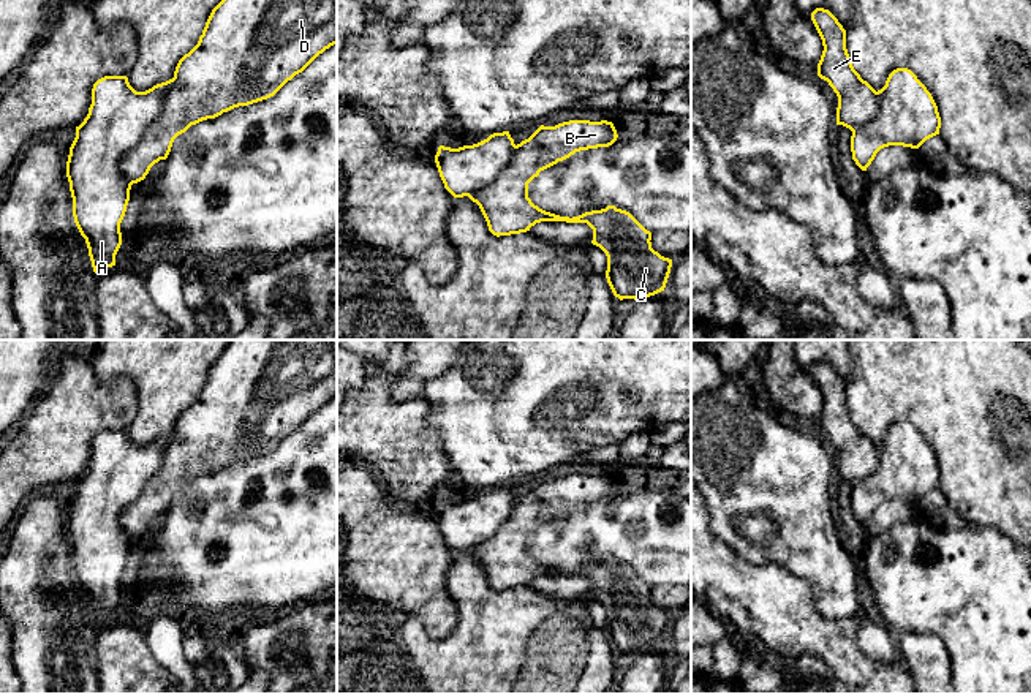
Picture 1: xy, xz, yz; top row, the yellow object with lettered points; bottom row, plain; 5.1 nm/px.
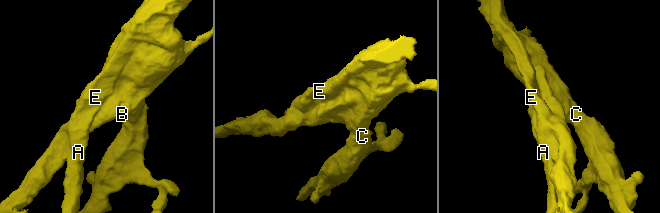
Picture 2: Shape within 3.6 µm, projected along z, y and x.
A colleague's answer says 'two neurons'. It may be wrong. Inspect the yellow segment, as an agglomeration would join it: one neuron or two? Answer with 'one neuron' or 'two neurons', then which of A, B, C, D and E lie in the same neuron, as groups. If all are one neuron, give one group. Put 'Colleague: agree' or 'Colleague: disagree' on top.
Colleague: agree
two neurons; A E / B C D

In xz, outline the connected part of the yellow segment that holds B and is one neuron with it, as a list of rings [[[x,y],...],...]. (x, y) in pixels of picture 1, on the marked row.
[[[607,120],[541,125],[514,147],[503,172],[468,198],[479,206],[497,237],[527,232],[541,221],[587,223],[593,229],[591,243],[607,256],[606,278],[614,296],[636,300],[664,291],[672,267],[672,259],[651,248],[650,231],[615,206],[569,218],[546,212],[528,198],[528,183],[541,171],[576,152],[609,147],[617,138],[614,123]]]

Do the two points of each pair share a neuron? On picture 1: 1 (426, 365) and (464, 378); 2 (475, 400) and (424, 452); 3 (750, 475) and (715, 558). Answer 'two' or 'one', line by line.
1: two
2: two
3: two

